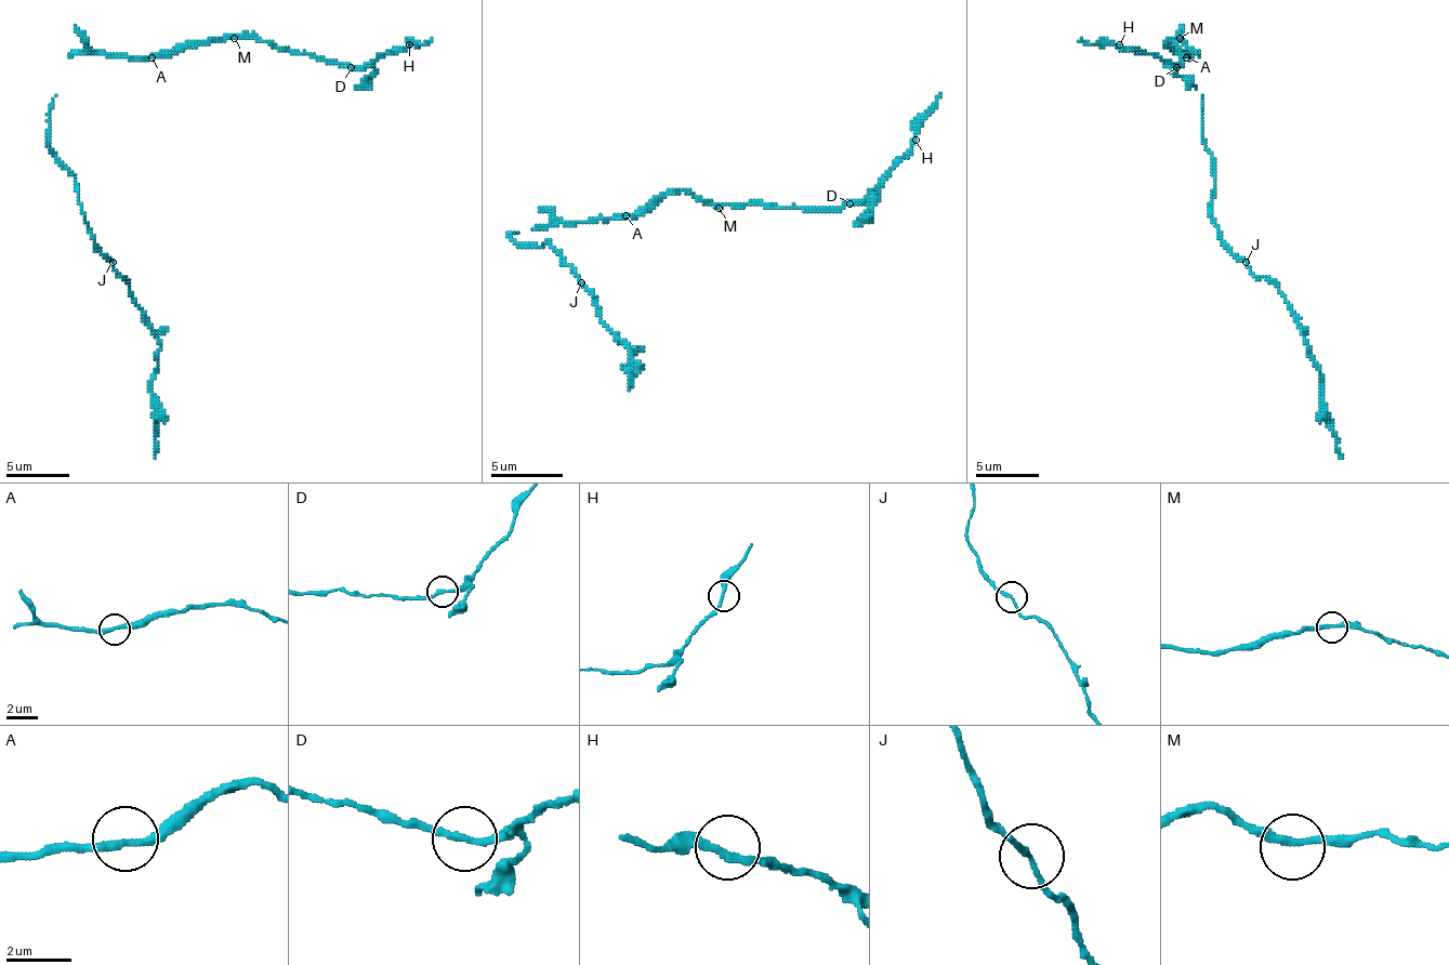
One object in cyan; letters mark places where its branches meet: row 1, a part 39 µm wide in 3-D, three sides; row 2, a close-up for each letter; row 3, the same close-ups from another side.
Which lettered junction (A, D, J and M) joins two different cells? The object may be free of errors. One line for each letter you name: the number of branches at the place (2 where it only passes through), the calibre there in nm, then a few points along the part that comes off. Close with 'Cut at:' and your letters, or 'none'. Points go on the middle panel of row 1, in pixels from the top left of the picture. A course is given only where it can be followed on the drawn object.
Cut at: none

